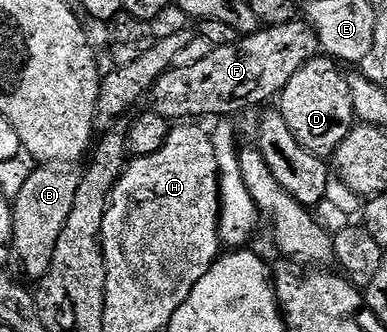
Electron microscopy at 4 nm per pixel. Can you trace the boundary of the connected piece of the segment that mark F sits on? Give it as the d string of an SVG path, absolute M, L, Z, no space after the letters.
M295 21L288 25L262 27L250 35L243 35L232 45L215 47L208 53L208 57L200 57L187 67L171 67L155 81L148 92L149 110L169 121L190 121L193 115L222 115L218 117L232 117L237 111L246 111L249 107L258 107L270 98L281 96L282 90L292 81L292 77L305 65L309 59L319 58L320 48L318 38L309 23Z

